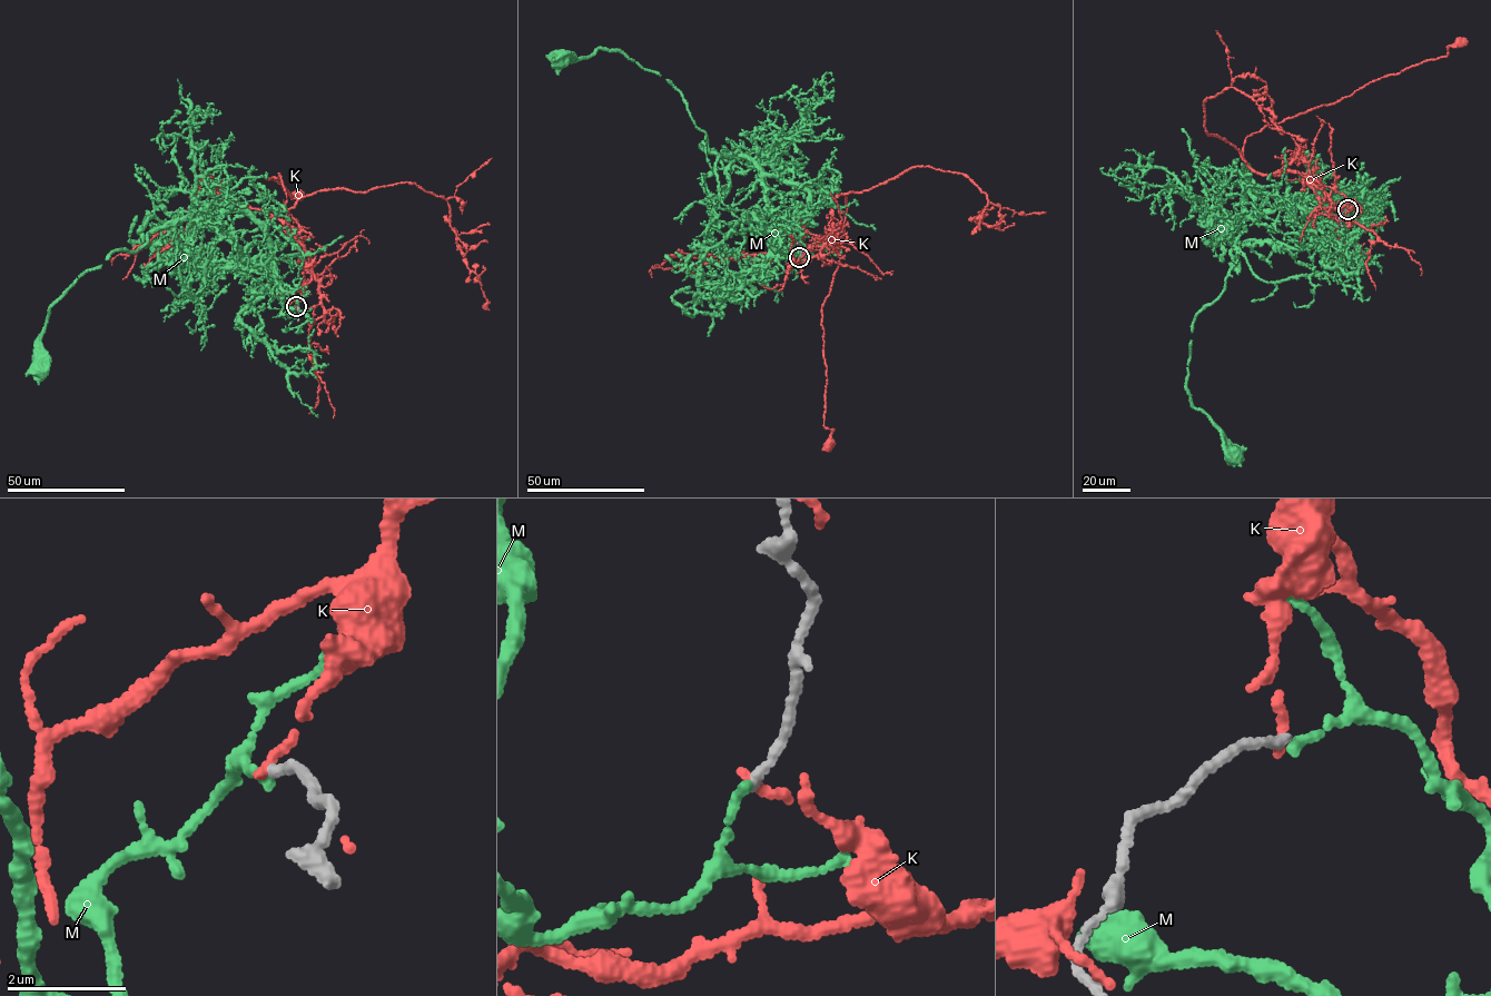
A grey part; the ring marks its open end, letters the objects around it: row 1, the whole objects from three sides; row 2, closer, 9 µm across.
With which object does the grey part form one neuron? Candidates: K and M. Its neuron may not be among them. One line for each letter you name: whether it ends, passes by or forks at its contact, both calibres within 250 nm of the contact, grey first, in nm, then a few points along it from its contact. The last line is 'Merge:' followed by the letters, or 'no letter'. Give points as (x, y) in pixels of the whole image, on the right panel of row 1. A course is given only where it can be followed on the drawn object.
Merge: no letter

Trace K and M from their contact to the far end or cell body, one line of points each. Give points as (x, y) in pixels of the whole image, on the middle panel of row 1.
K: (800, 256), (810, 260), (833, 239), (832, 201), (843, 195), (840, 259), (821, 309), (829, 446)
M: (800, 256), (788, 258), (791, 240), (772, 253), (764, 174), (709, 150), (669, 81), (600, 48), (560, 60)

